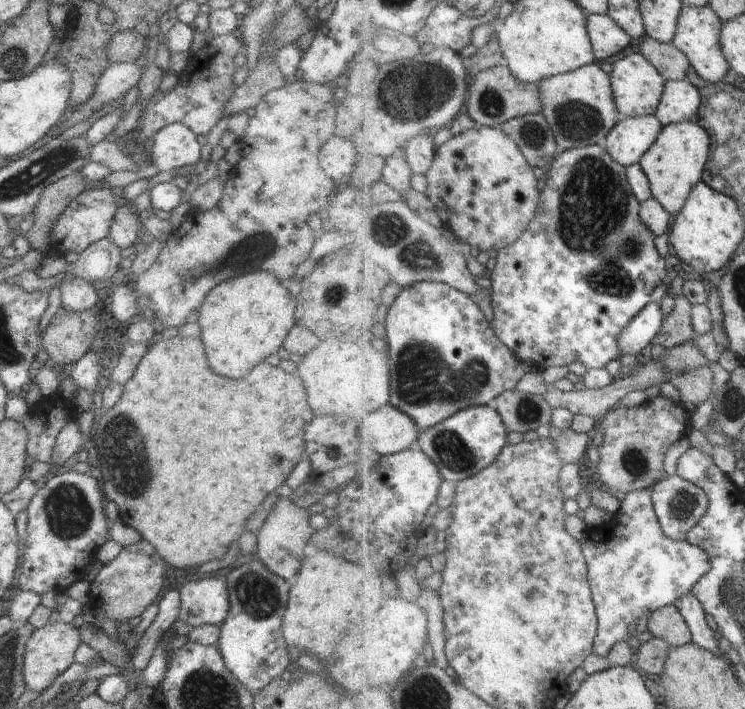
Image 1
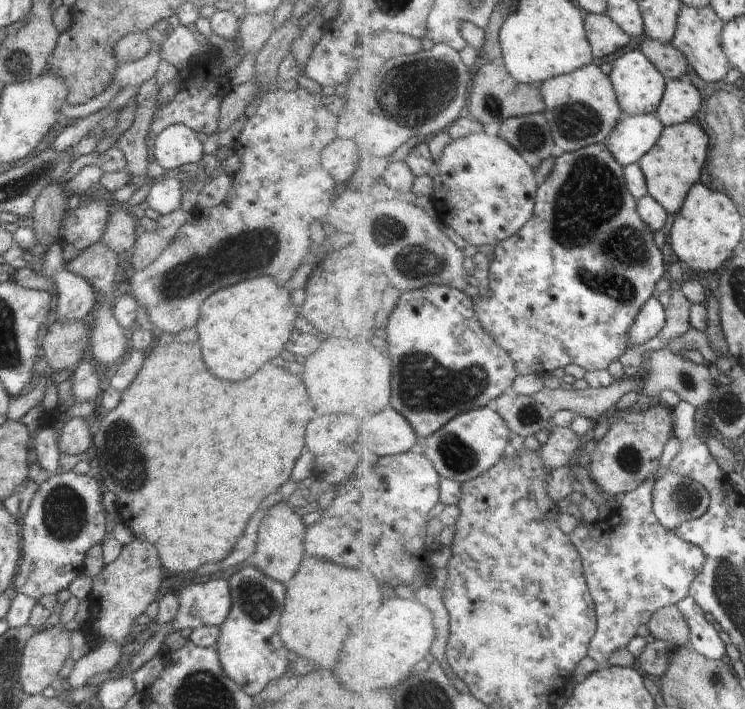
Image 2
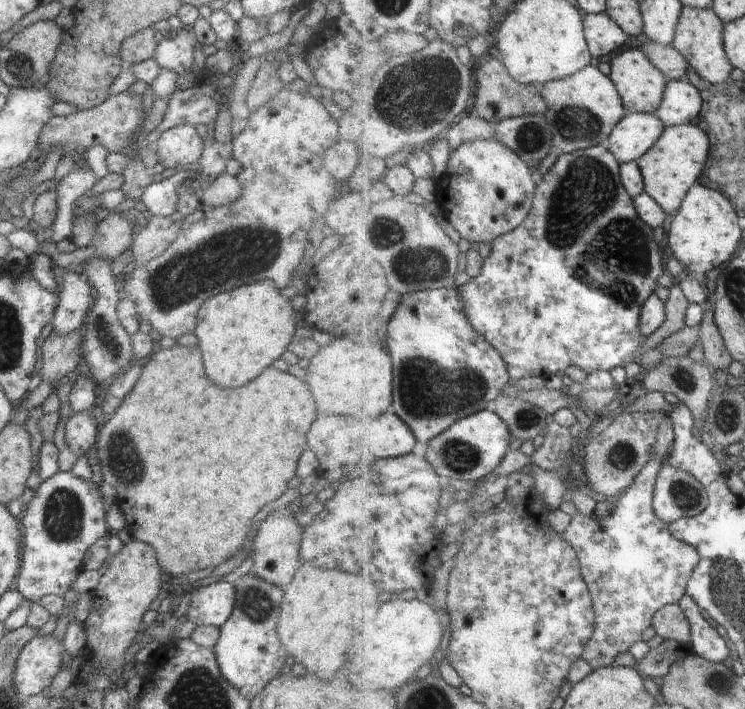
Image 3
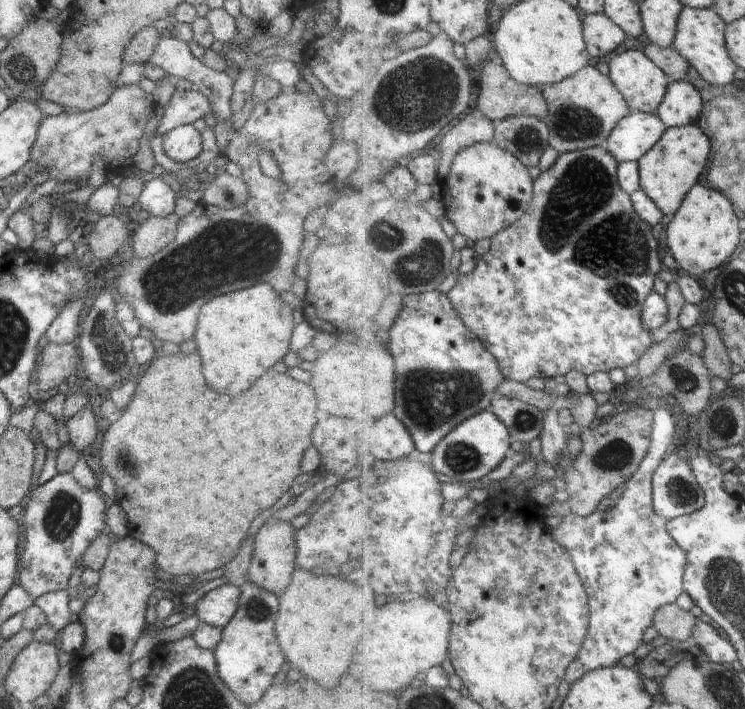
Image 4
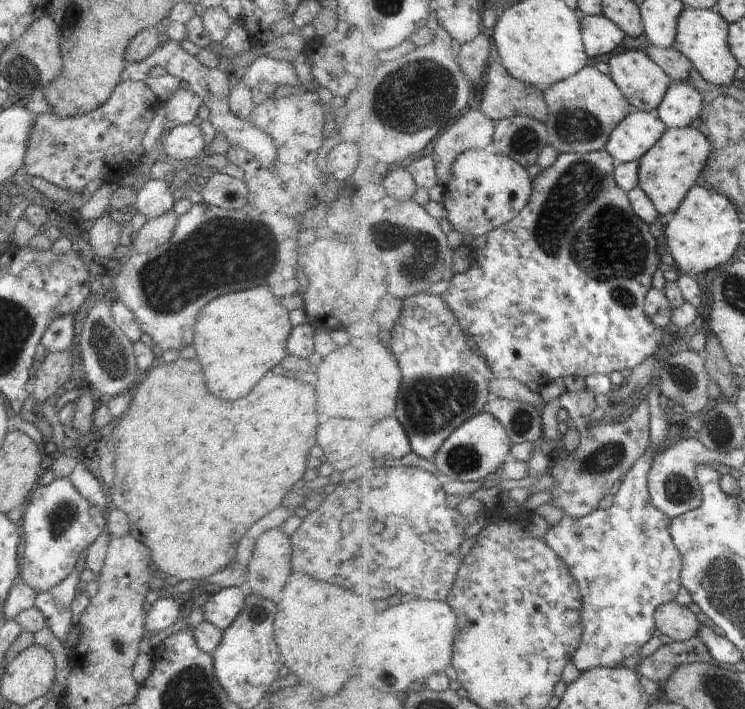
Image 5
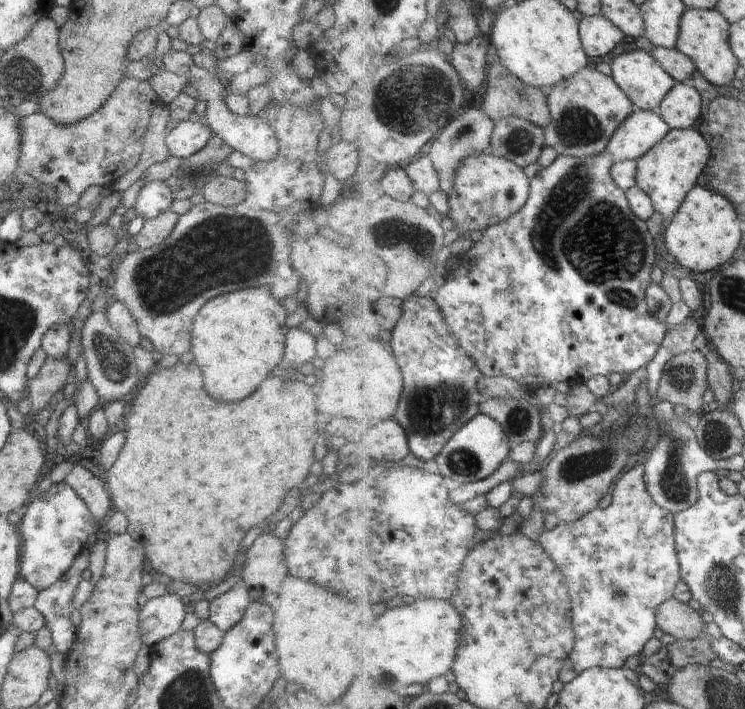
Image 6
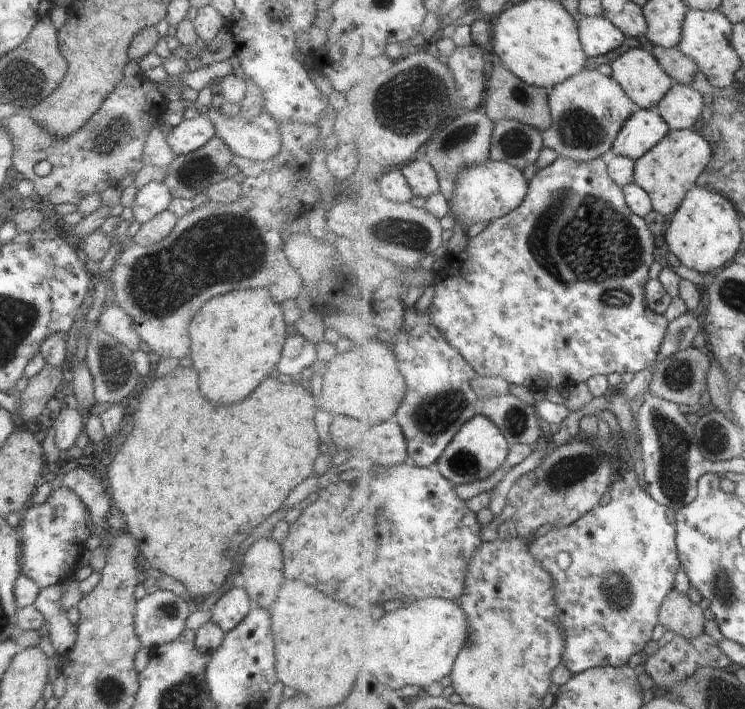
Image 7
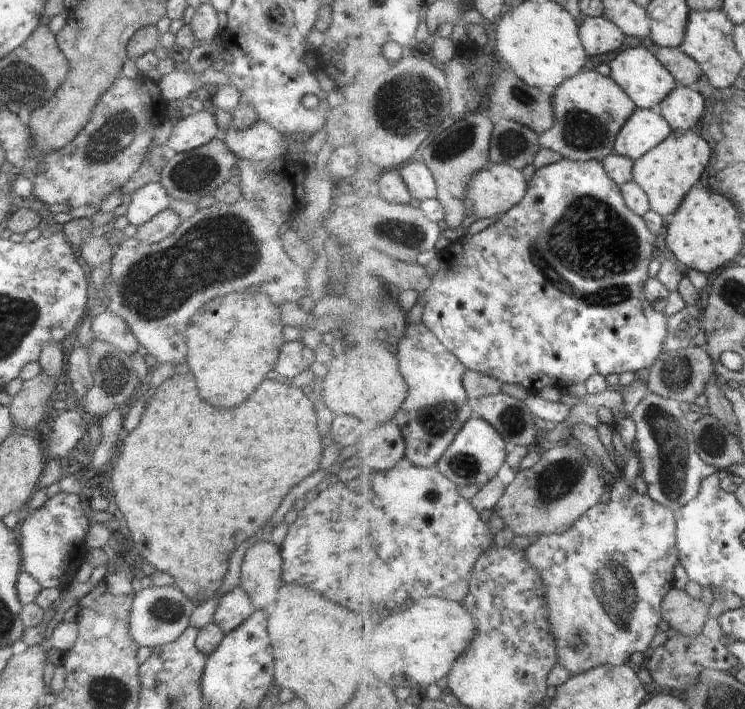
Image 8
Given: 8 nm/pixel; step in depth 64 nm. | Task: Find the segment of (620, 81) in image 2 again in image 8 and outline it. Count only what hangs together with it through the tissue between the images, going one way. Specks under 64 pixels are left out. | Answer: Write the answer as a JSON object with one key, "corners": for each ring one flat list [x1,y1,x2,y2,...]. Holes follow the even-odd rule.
{"corners":[[635,47,622,51,610,65,612,68,611,76,629,91,629,95,643,109,659,110,665,98,669,97,680,85,670,70,648,48]]}

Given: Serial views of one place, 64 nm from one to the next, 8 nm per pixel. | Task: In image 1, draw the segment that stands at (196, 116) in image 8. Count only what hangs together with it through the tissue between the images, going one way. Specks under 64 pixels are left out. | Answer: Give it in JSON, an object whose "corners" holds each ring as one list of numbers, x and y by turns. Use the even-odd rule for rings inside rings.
{"corners":[[182,123,162,127,150,144,153,164,160,170,160,177,172,176,199,161,198,137]]}

